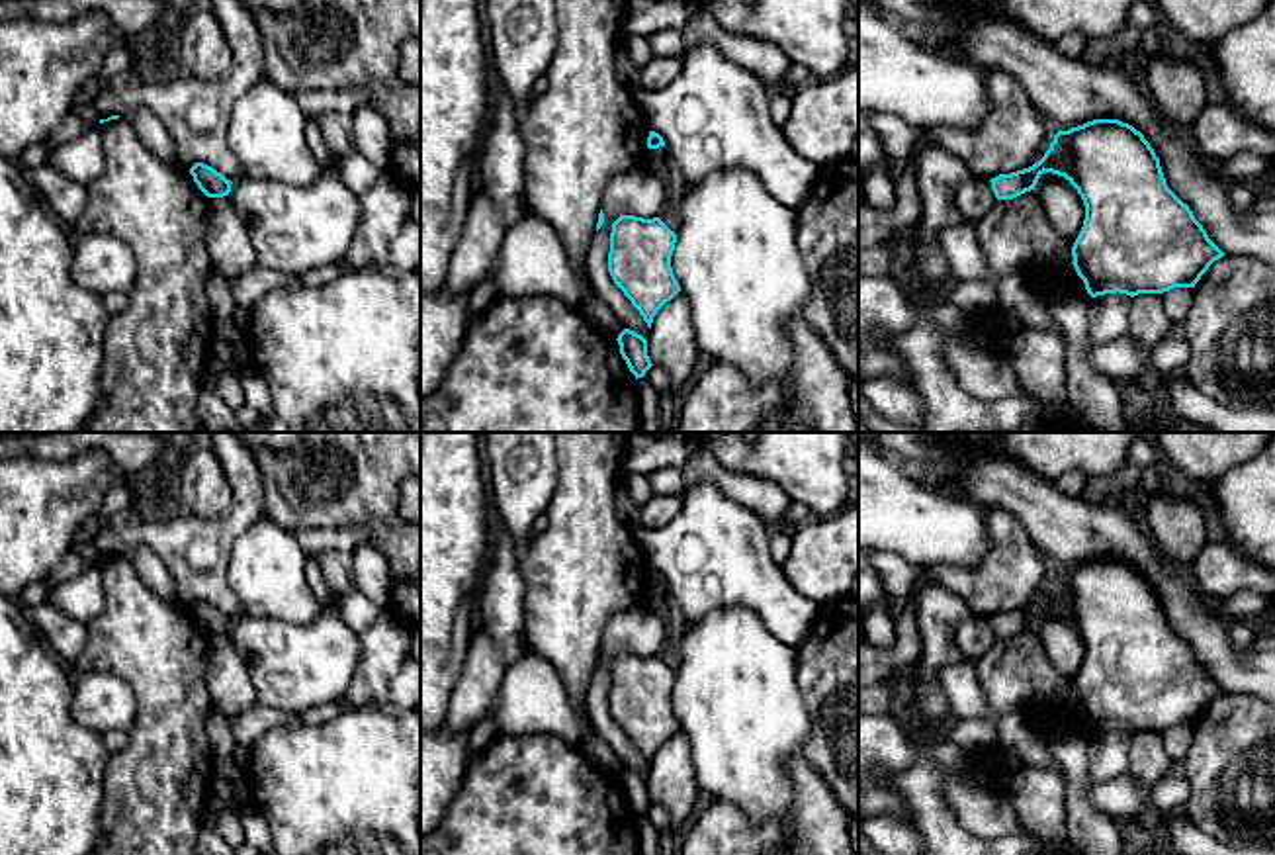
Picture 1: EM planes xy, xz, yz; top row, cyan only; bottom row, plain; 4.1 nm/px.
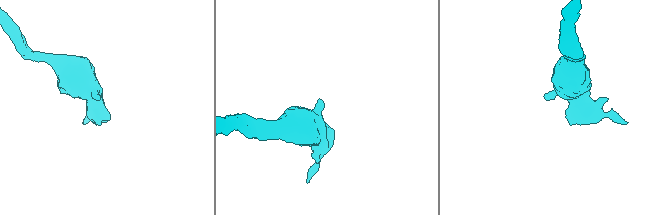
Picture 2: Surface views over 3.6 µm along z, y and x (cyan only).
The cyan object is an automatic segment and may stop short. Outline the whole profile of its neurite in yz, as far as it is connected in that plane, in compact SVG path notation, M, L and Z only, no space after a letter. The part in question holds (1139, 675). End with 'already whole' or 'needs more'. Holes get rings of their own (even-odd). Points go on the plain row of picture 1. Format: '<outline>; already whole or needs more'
M1093 558L1058 569L1038 601L991 616L991 628L997 638L1013 638L1034 628L1044 610L1064 614L1083 638L1085 657L1072 685L1072 702L1091 736L1117 730L1134 736L1195 726L1209 704L1224 695L1189 644L1167 626L1150 581L1128 562Z; already whole

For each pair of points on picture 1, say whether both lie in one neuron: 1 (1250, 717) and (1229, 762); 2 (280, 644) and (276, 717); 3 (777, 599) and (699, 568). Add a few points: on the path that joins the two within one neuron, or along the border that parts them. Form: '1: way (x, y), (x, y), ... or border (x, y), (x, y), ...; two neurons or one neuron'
1: way (1242, 728), (1240, 750); one neuron
2: border (261, 703), (296, 715); two neurons
3: way (757, 584), (734, 568), (718, 568); one neuron

